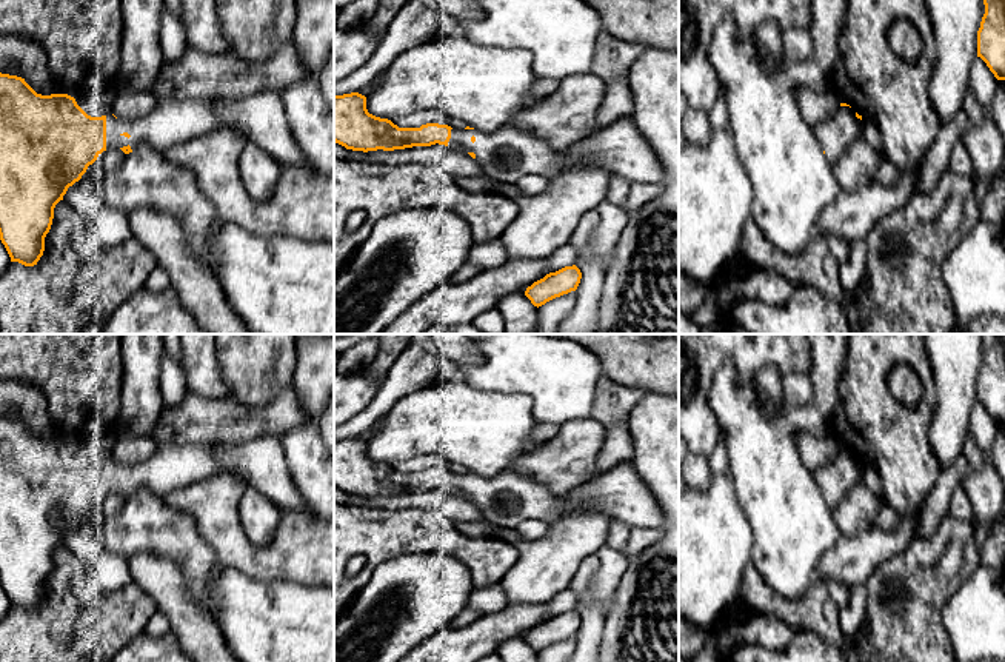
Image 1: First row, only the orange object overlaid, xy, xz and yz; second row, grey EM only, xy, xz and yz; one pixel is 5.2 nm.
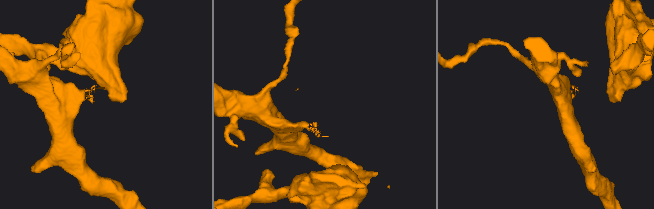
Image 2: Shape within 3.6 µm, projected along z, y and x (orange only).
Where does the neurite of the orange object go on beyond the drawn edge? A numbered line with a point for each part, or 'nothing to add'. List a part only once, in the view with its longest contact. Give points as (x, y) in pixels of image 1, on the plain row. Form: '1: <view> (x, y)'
1: xy (262, 464)

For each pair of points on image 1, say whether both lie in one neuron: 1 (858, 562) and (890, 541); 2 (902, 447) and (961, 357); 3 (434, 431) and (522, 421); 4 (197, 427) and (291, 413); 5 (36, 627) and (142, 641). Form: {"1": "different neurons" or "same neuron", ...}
{"1": "same neuron", "2": "different neurons", "3": "same neuron", "4": "same neuron", "5": "different neurons"}

